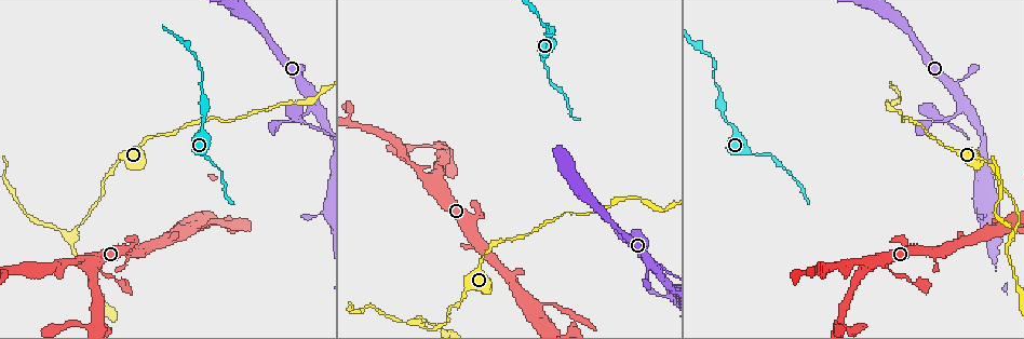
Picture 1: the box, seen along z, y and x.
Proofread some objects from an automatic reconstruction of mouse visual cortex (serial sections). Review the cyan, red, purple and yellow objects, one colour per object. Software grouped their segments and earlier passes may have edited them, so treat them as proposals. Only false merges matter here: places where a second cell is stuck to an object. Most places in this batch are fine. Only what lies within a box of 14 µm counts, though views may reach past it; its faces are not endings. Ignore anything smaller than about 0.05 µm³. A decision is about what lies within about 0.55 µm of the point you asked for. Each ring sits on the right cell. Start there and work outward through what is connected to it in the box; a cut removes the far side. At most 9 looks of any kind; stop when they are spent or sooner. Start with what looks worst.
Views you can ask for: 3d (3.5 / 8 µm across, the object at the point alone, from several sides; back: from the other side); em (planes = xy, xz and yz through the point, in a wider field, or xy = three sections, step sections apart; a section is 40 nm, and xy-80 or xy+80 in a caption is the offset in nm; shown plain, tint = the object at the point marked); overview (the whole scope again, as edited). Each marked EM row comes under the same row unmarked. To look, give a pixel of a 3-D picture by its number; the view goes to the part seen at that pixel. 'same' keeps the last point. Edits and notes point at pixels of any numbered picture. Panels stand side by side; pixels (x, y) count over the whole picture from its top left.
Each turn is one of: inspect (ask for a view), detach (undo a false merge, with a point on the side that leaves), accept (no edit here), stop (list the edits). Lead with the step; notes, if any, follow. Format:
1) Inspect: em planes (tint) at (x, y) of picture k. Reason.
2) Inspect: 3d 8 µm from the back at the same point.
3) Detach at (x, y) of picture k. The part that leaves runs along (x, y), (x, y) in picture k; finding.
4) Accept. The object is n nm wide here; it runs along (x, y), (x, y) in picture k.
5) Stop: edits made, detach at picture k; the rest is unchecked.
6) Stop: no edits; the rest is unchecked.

Inspect: 3d 8 µm at (945, 119) of picture 1. Four arms meet.

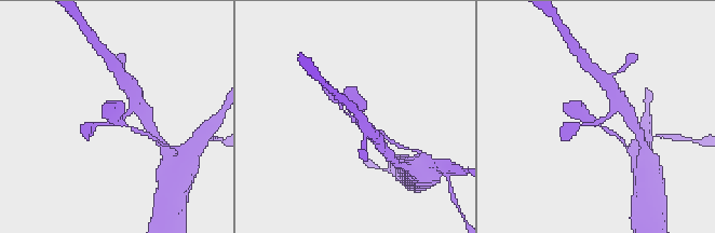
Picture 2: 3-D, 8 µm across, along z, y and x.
Inspect: em xy step 3 (tint) at (598, 120) of picture 2. 4 arms meet here; the arms are 100, 150, 200, 400 nm wide; need the tissue.

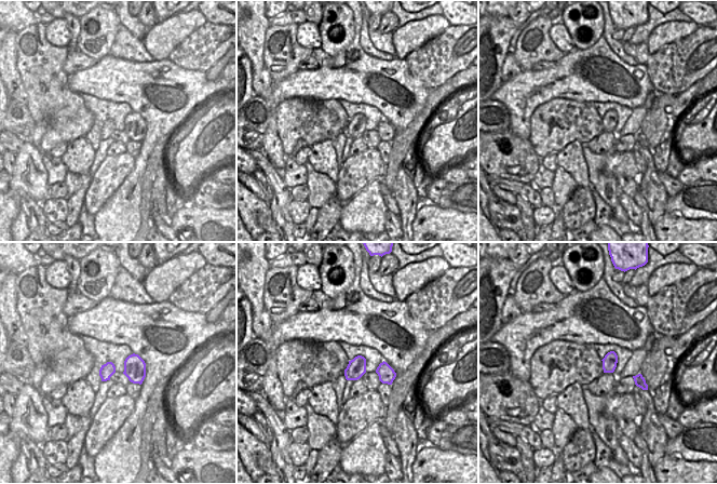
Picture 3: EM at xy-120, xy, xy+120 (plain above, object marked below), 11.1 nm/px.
Accept. It runs along (375, 138), (354, 121), (353, 97) in picture 2; all the same cell.

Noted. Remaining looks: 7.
Inspect: 3d 3.5 µm at (546, 69) of picture 1. Calibre changes.

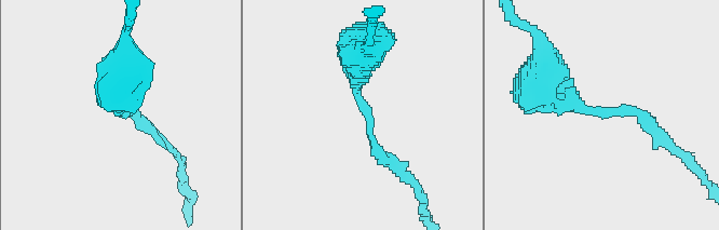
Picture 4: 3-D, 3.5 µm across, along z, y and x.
Inspect: em planes (tint) at (368, 111) of picture 4. Now the EM.

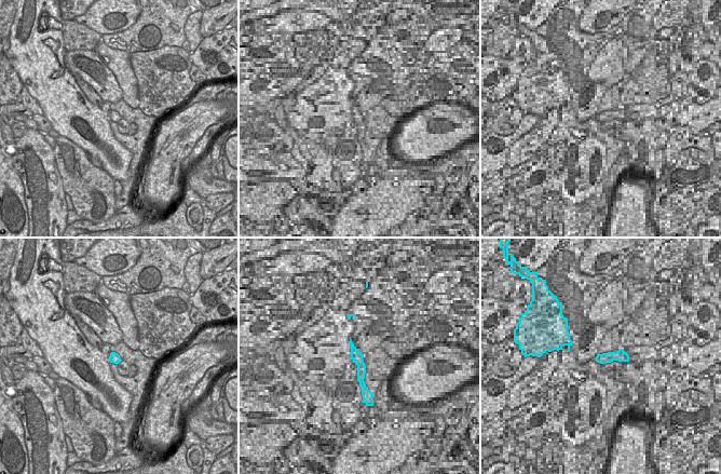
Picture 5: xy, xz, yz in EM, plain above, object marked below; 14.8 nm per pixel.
Accept. The arms are 200, 300 nm wide; it runs along (539, 85), (583, 109), (636, 109), (658, 129) in picture 4; one cell here.

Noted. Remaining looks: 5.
Inspect: 3d 3.5 µm at (1010, 235) of picture 1. Abrupt turn.

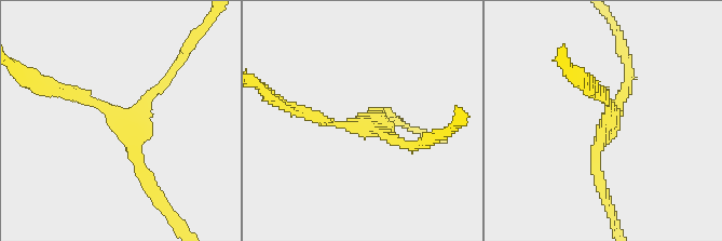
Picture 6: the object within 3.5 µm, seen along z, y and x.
Inspect: em planes (tint) at (365, 126) of picture 6.

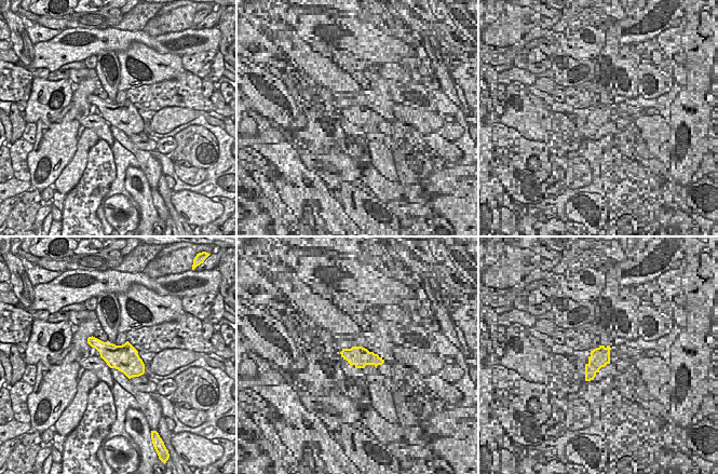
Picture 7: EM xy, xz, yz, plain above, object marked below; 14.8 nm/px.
Accept. The object is 400 nm wide here; it runs along (412, 144), (303, 111) in picture 6; continuous, no second cell.

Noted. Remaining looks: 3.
Inspect: 3d 3.5 µm at (232, 226) of picture 1. Calibre changes.

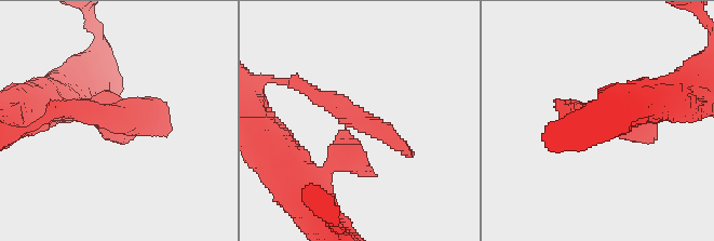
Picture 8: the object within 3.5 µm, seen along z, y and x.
Inspect: em xy step 5 (tint) at (353, 120) of picture 8.

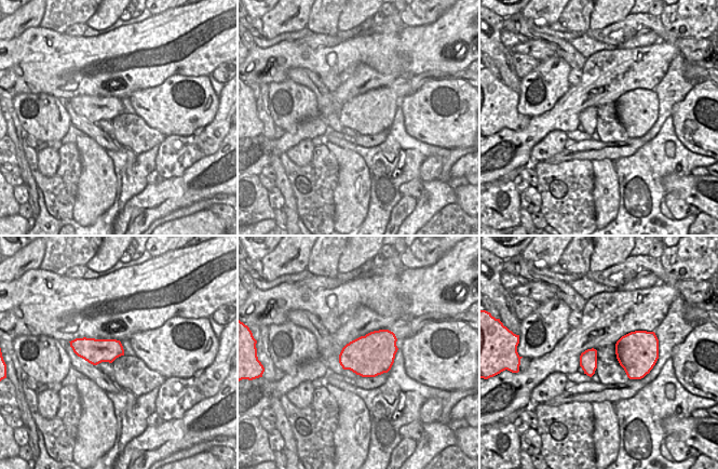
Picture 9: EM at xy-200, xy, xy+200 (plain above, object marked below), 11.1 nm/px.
Inspect: em xy step 1 (tint) at the same point. Cut it another way.

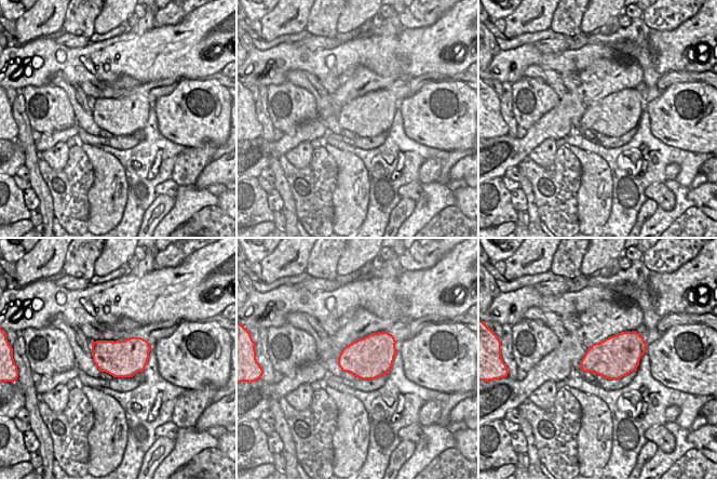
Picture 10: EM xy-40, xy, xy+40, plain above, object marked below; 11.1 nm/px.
Accept. It runs along (319, 175), (355, 117), (408, 154) in picture 8; one cell here.

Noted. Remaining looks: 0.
Stop: no edits; the rest is unchecked.

